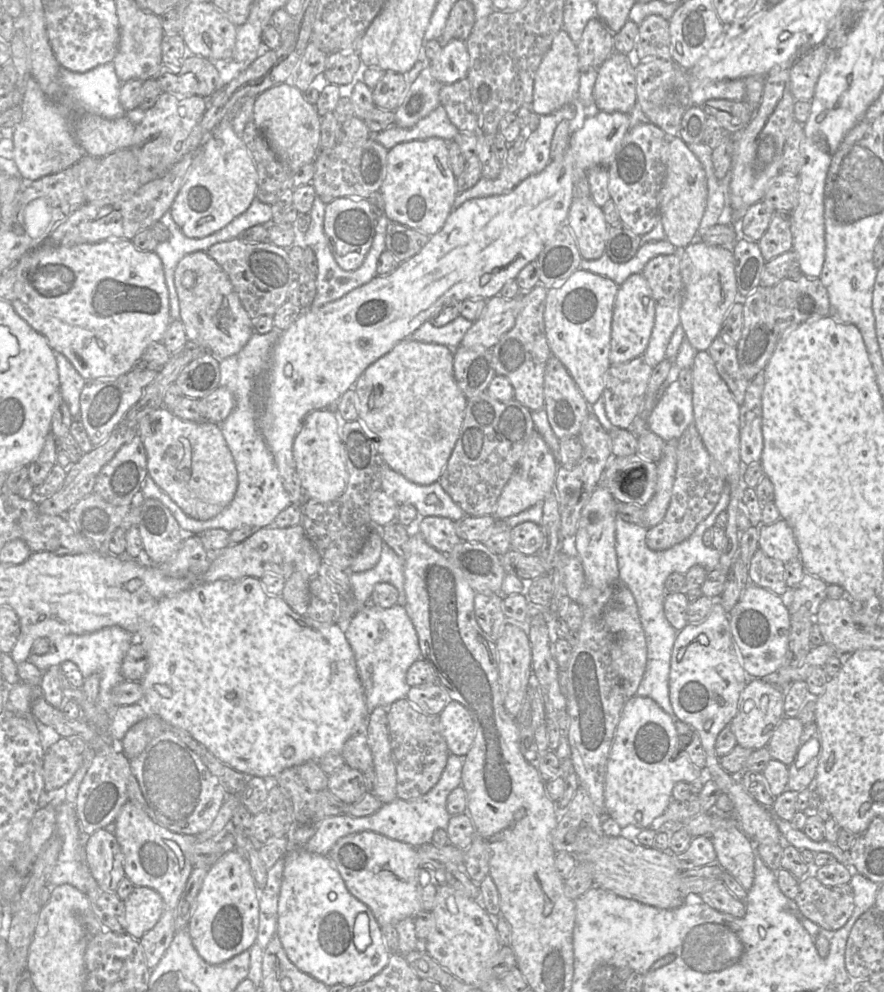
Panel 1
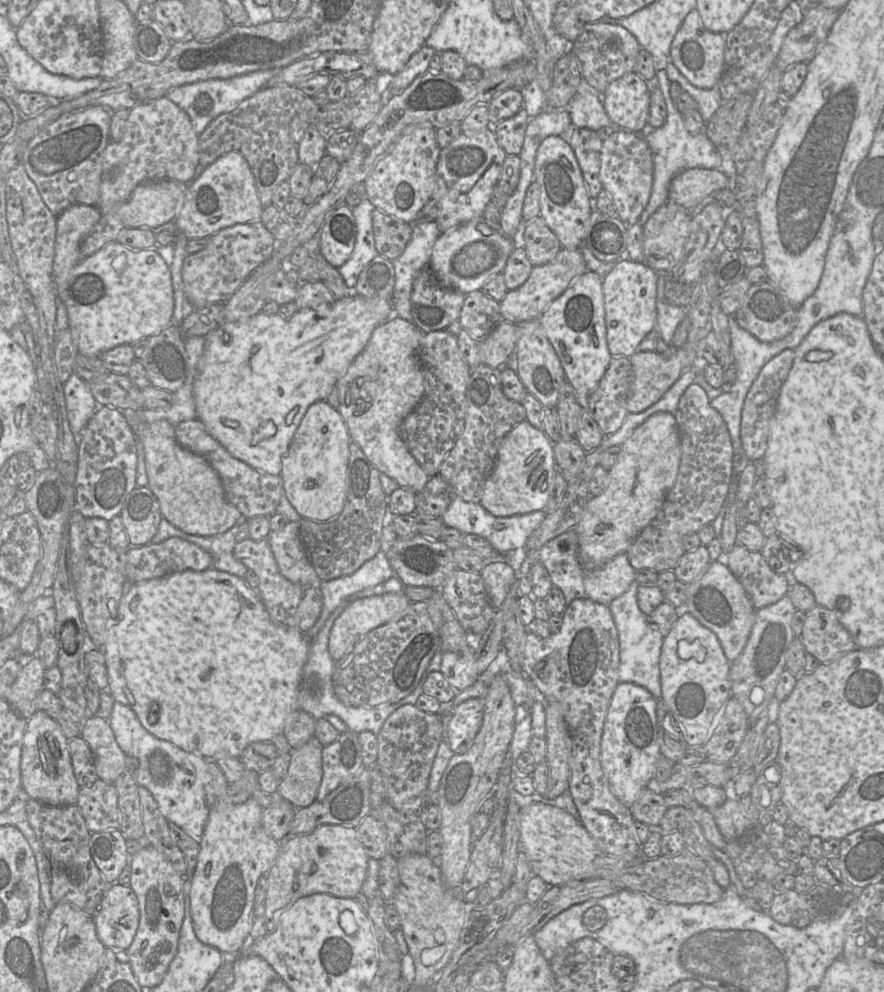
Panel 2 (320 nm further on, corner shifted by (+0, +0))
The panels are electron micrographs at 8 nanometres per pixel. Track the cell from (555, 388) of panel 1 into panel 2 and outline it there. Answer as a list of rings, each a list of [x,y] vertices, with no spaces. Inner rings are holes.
[[[539,319],[517,323],[517,325],[520,326],[520,337],[515,348],[517,374],[526,391],[533,394],[542,406],[556,408],[560,387],[566,381],[560,360],[546,337]]]

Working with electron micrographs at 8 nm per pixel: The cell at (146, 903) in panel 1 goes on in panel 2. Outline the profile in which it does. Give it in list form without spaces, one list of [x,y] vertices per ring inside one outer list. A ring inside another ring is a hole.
[[[110,884],[102,898],[100,912],[94,917],[97,936],[103,945],[115,951],[127,951],[136,935],[139,919],[139,903],[132,888],[129,885]]]

